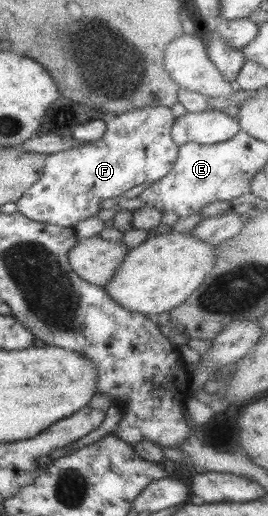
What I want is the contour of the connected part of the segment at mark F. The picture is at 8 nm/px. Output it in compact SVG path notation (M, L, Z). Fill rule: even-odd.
M164 106L133 109L124 113L108 115L106 132L102 138L85 142L80 146L48 155L44 160L42 177L24 192L16 201L17 211L24 217L40 223L50 223L58 227L76 225L79 221L94 217L100 211L104 199L119 197L136 185L149 181L160 181L174 167L178 158L179 145L172 138L172 127L176 117L172 109Z

